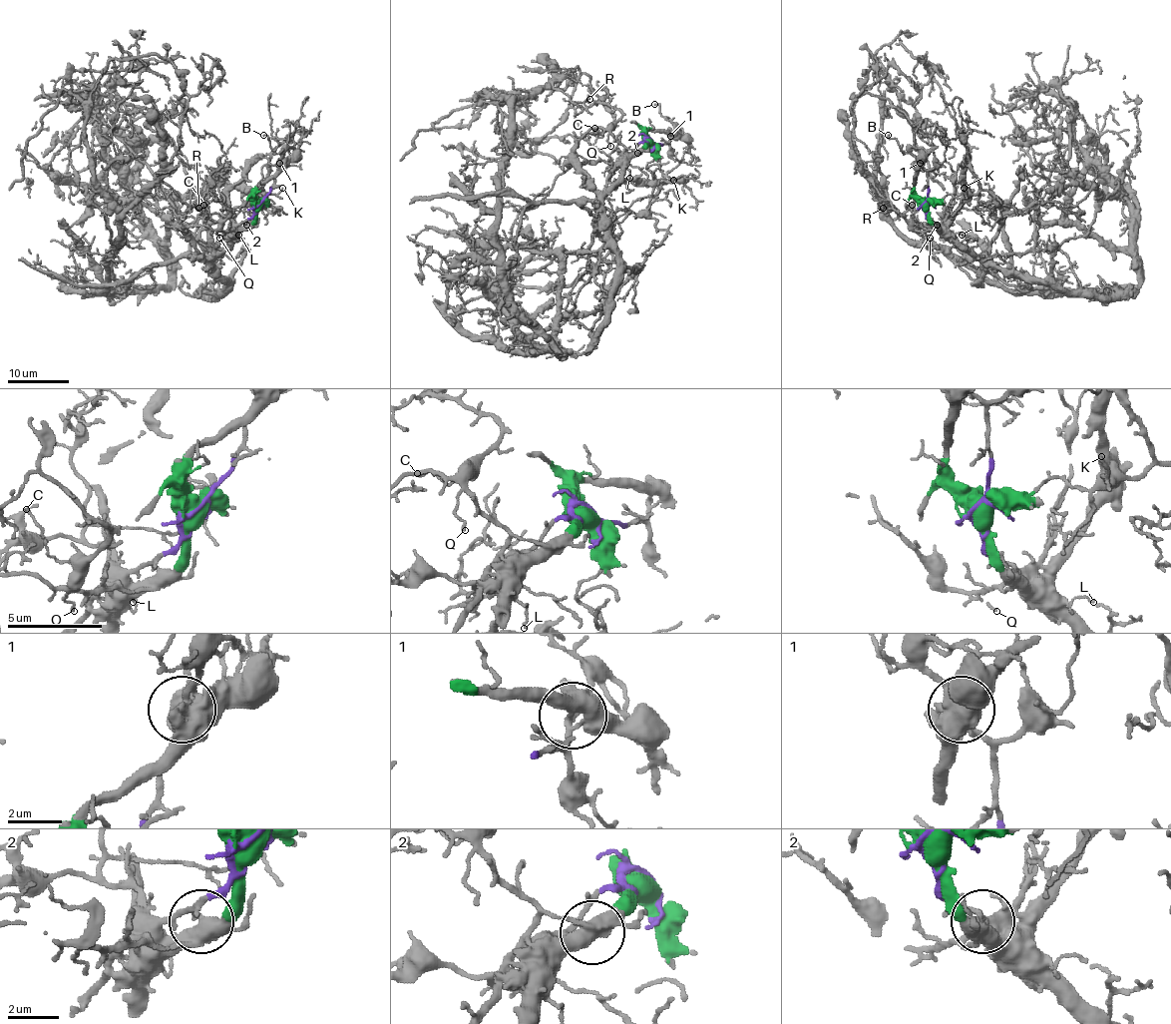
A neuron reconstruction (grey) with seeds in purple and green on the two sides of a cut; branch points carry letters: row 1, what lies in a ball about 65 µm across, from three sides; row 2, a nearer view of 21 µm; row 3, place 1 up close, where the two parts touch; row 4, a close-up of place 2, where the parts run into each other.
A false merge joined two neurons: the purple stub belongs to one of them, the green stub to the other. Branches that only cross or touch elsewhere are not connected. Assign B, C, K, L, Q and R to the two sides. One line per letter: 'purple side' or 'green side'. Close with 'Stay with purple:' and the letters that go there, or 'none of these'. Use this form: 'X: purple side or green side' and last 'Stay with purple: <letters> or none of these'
B: purple side
C: purple side
K: purple side
L: green side
Q: purple side
R: purple side
Stay with purple: B, C, K, Q, R

